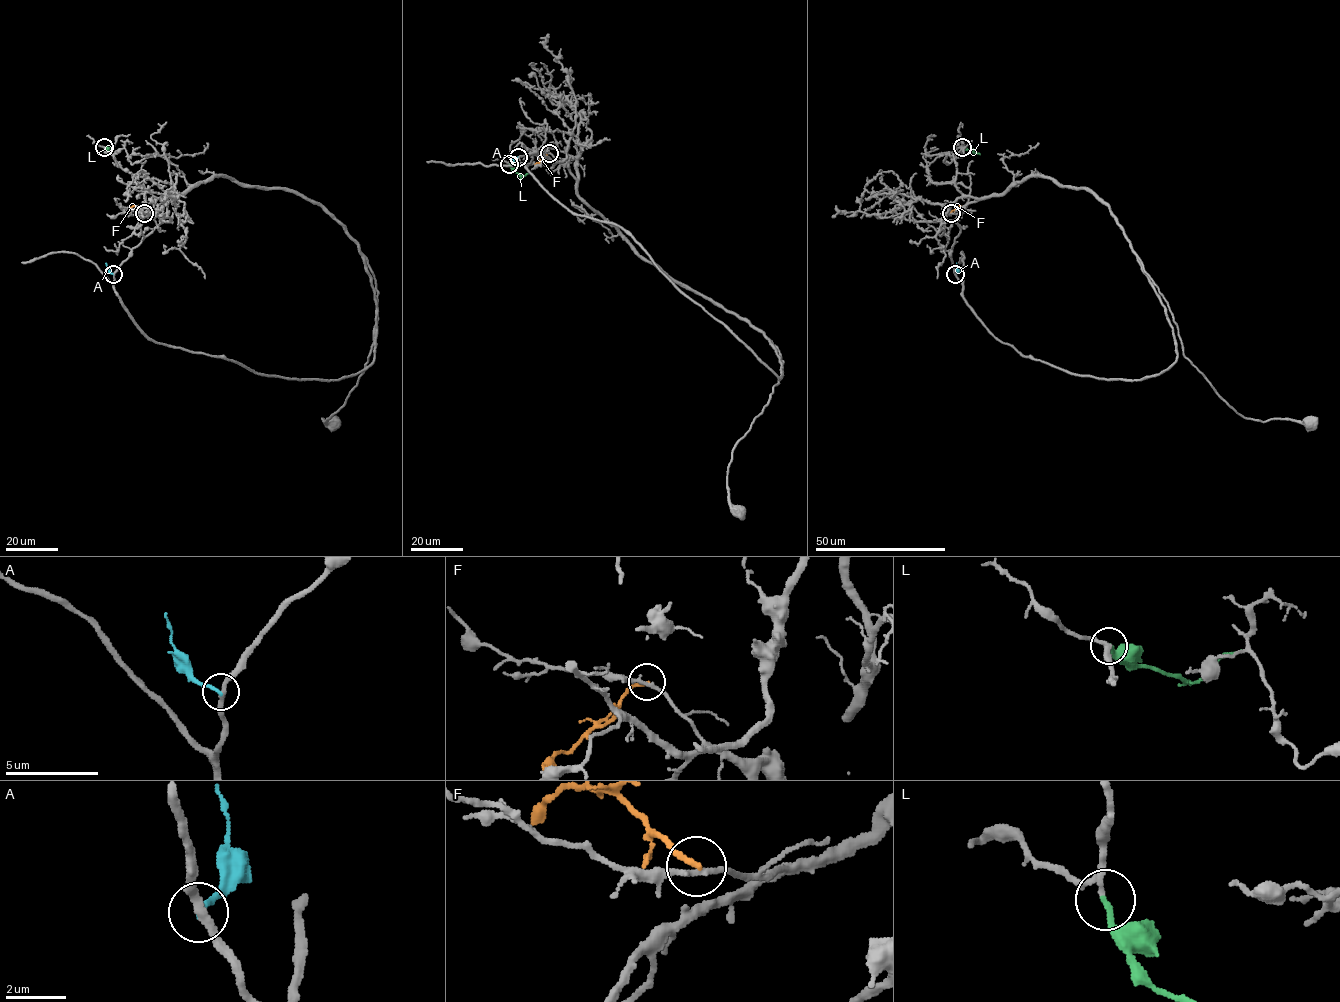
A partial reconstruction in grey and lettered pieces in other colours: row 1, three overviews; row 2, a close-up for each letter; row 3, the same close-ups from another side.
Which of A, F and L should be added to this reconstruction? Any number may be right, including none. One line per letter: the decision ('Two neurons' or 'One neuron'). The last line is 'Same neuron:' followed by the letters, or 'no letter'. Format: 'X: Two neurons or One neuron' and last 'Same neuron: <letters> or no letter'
A: Two neurons
F: Two neurons
L: One neuron
Same neuron: L

